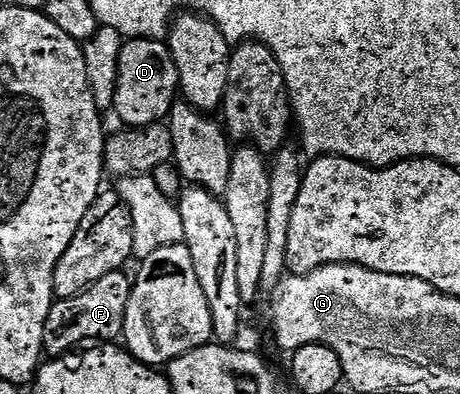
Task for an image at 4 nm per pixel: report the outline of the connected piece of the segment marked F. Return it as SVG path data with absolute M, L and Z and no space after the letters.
M125 270L113 271L108 273L108 277L100 277L100 281L92 284L87 291L73 295L71 299L58 299L44 325L43 352L50 357L61 357L81 348L82 342L90 345L95 341L117 340L114 338L119 338L124 329L124 317L128 313L132 286L131 276L126 274Z

